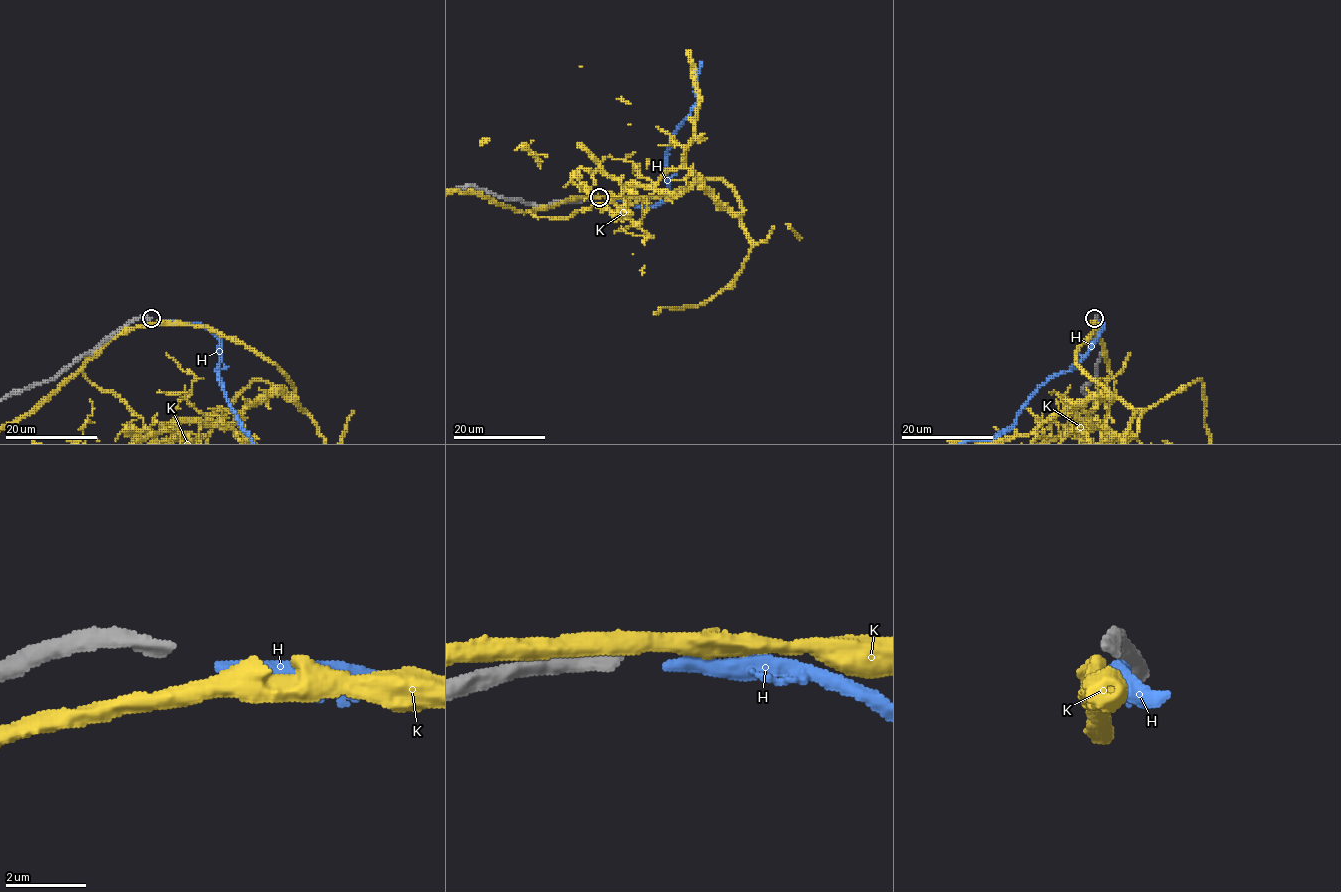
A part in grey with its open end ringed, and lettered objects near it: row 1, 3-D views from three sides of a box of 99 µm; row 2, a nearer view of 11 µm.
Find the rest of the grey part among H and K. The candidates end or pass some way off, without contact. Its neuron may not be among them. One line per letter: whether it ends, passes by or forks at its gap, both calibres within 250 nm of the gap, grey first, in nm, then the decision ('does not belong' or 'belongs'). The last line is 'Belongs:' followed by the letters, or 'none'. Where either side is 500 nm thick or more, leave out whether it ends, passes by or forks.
H: it ends there; 320 nm thick on the grey side, 300 nm on the other; does not belong
K: it passes by; 320 nm thick on the grey side, 440 nm on the other; does not belong
Belongs: none

